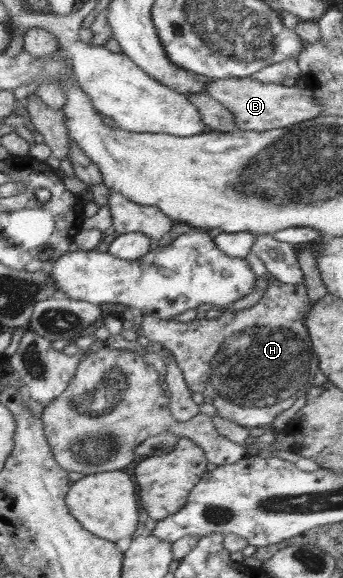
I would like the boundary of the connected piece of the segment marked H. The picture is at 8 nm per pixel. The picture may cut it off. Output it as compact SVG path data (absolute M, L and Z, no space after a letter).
M269 274L269 277L265 278L269 281L267 291L255 305L252 305L247 309L236 312L226 311L219 317L213 319L208 319L206 317L203 319L195 318L187 323L172 319L162 320L144 314L143 321L140 324L142 327L142 334L145 335L145 337L149 338L152 342L162 344L164 349L166 348L170 353L173 353L175 363L177 363L177 367L181 369L181 373L183 373L184 380L191 393L197 392L203 394L205 397L211 397L214 400L213 405L217 408L217 413L221 418L248 429L272 425L277 416L291 408L299 397L306 395L311 389L315 374L319 371L319 358L317 358L317 354L313 351L313 344L311 343L311 338L309 337L307 326L305 325L305 317L307 317L307 313L309 313L309 309L311 309L311 301L309 300L309 297L307 297L305 285L303 283L297 285L286 284L275 279L271 274Z

